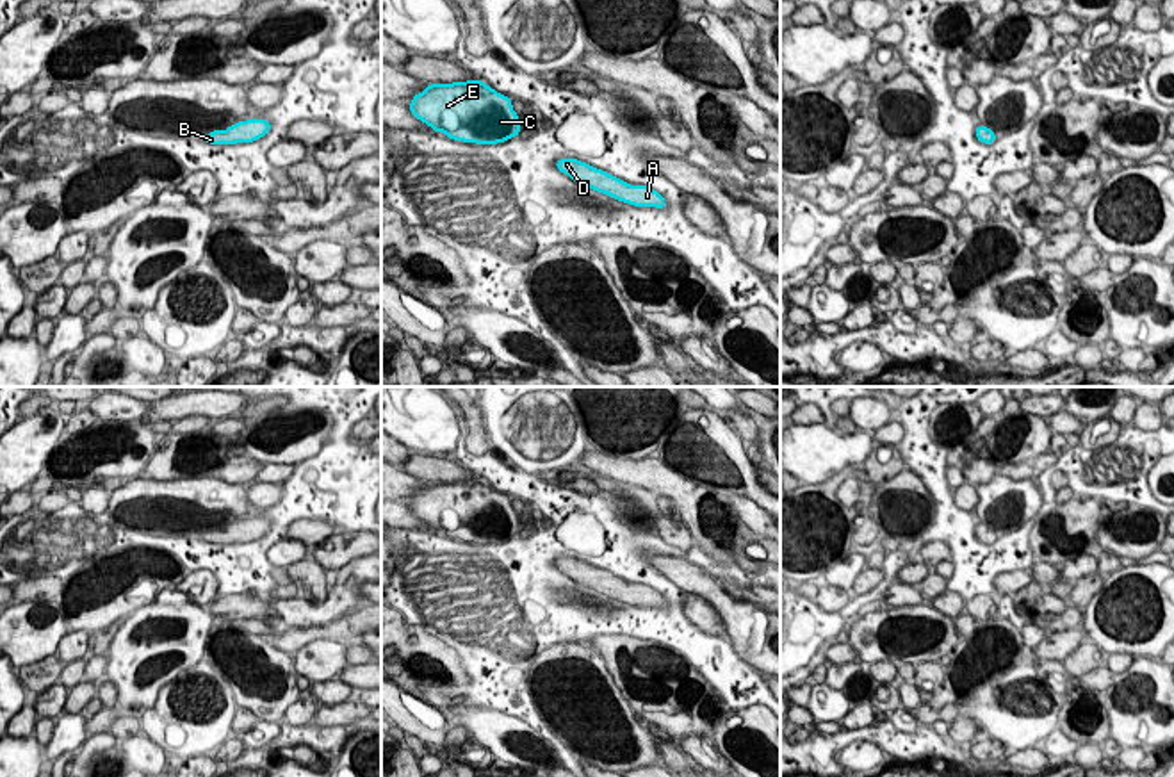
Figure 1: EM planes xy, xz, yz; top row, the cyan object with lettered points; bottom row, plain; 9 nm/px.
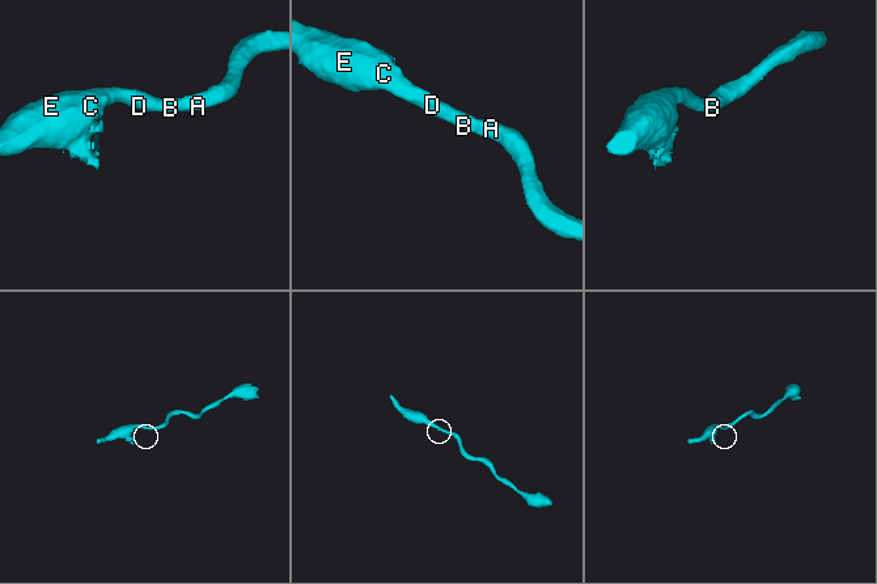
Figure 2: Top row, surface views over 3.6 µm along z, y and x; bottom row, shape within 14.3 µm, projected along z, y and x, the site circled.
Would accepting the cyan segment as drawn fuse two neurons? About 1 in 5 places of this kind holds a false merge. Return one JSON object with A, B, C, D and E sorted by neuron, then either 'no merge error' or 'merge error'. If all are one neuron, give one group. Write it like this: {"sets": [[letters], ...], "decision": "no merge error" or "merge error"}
{"sets": [["A", "B", "C", "D", "E"]], "decision": "no merge error"}

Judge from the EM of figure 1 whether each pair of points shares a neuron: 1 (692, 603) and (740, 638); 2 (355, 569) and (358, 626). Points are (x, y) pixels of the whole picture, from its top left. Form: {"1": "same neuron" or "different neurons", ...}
{"1": "different neurons", "2": "different neurons"}

